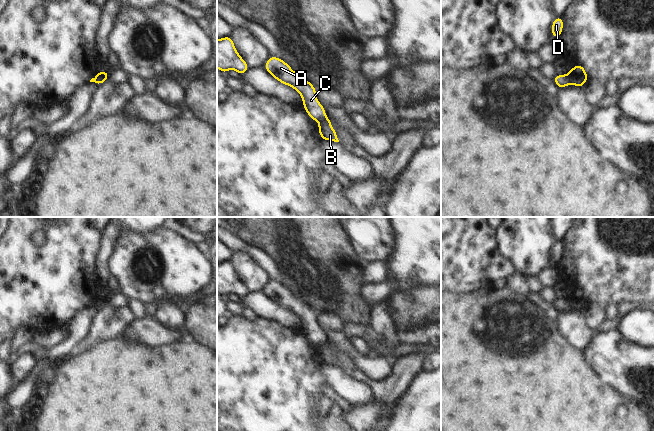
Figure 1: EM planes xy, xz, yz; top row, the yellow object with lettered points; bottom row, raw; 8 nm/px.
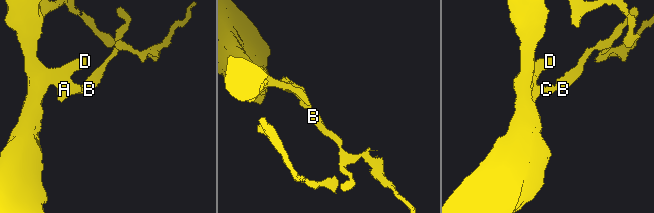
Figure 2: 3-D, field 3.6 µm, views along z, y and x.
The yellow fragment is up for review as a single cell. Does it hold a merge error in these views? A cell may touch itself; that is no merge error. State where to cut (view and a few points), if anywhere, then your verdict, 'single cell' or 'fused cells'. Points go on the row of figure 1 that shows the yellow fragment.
cut yz (566, 75), (569, 84); fused cells

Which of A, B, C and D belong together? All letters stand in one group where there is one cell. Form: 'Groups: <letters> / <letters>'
Groups: A C D / B

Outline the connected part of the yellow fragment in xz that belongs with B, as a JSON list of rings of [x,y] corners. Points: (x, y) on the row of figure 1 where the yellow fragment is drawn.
[[[325,118],[319,121],[318,128],[319,128],[319,134],[322,139],[339,142],[337,134],[331,125],[330,119]]]

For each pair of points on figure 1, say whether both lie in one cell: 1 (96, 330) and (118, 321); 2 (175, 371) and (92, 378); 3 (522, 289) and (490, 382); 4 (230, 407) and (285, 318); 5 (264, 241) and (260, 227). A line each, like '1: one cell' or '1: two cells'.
1: one cell
2: one cell
3: two cells
4: two cells
5: one cell

